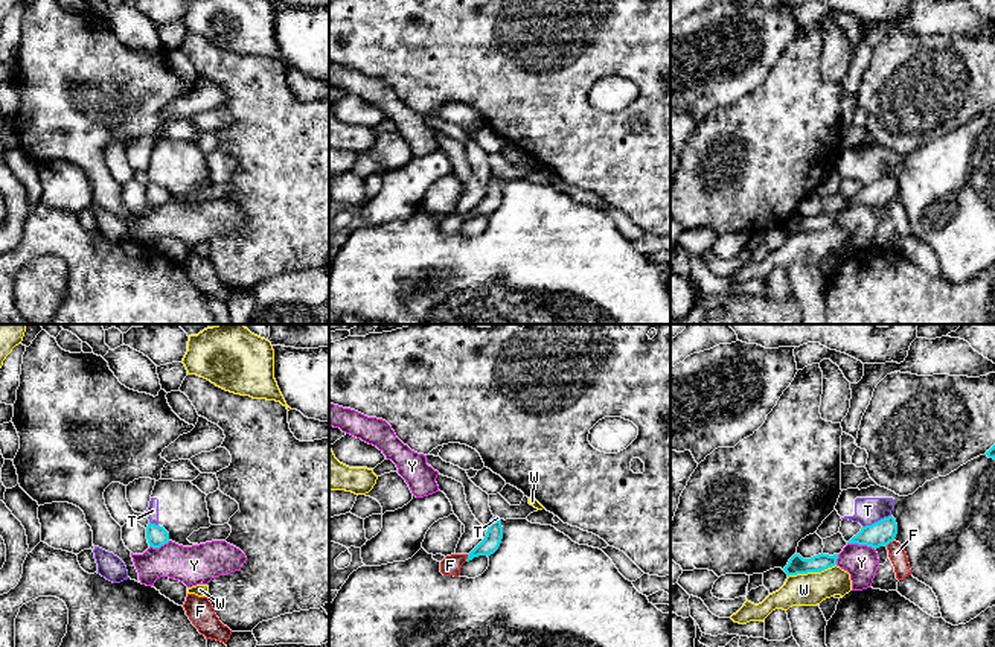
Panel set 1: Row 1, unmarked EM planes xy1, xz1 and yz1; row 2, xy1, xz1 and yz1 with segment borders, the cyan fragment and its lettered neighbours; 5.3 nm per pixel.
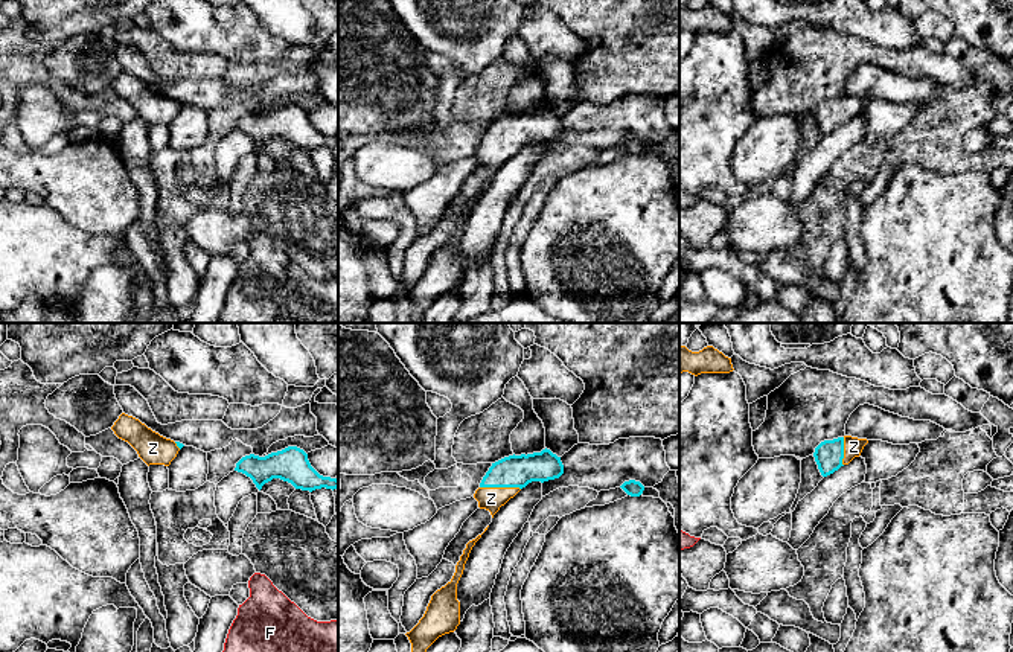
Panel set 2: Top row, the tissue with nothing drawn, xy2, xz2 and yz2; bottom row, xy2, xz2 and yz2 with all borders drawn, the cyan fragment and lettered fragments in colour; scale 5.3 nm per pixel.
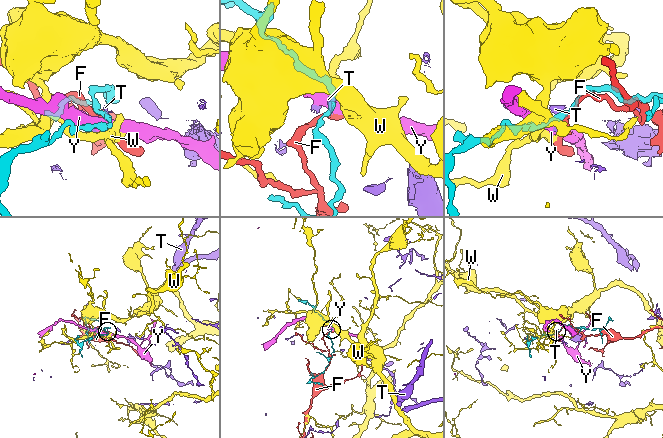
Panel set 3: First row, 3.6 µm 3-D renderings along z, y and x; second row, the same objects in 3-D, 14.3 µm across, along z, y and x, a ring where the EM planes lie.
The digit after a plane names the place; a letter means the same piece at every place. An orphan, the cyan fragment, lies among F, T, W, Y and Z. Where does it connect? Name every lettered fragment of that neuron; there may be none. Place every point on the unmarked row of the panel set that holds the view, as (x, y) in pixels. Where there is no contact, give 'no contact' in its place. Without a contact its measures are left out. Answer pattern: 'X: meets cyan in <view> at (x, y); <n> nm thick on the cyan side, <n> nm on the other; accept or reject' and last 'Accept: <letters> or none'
F: meets cyan in yz1 at (889, 201); 130 nm thick on the cyan side, 90 nm on the other; reject
T: meets cyan in yz1 at (878, 180); 130 nm thick on the cyan side, 140 nm on the other; reject
W: meets cyan in yz1 at (811, 230); 100 nm thick on the cyan side, 180 nm on the other; reject
Y: meets cyan in yz1 at (861, 203); 130 nm thick on the cyan side, 180 nm on the other; reject
Z: meets cyan in xz2 at (500, 145); 180 nm thick on the cyan side, 130 nm on the other; accept
Accept: Z

